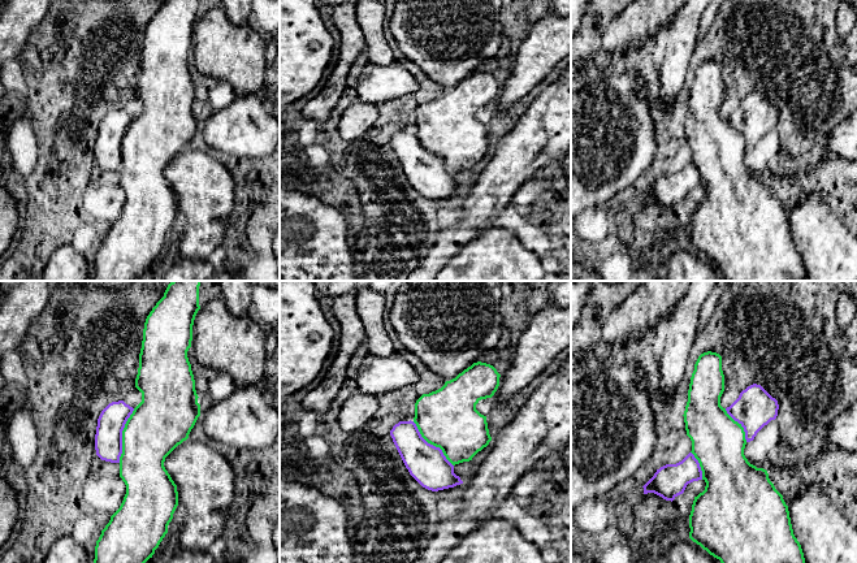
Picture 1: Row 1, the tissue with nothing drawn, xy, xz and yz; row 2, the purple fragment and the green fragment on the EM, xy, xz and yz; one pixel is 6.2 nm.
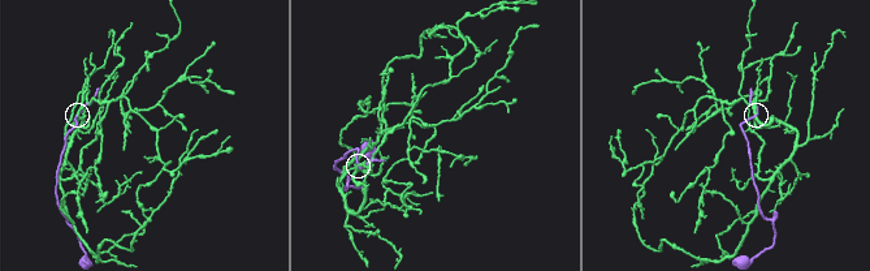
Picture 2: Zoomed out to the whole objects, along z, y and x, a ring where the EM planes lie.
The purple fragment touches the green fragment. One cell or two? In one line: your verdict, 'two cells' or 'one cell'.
two cells

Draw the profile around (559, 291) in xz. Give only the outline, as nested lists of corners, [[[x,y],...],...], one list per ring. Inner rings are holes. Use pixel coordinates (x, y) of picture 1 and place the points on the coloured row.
[[[547,281],[549,303],[555,307],[571,306],[571,281]]]

